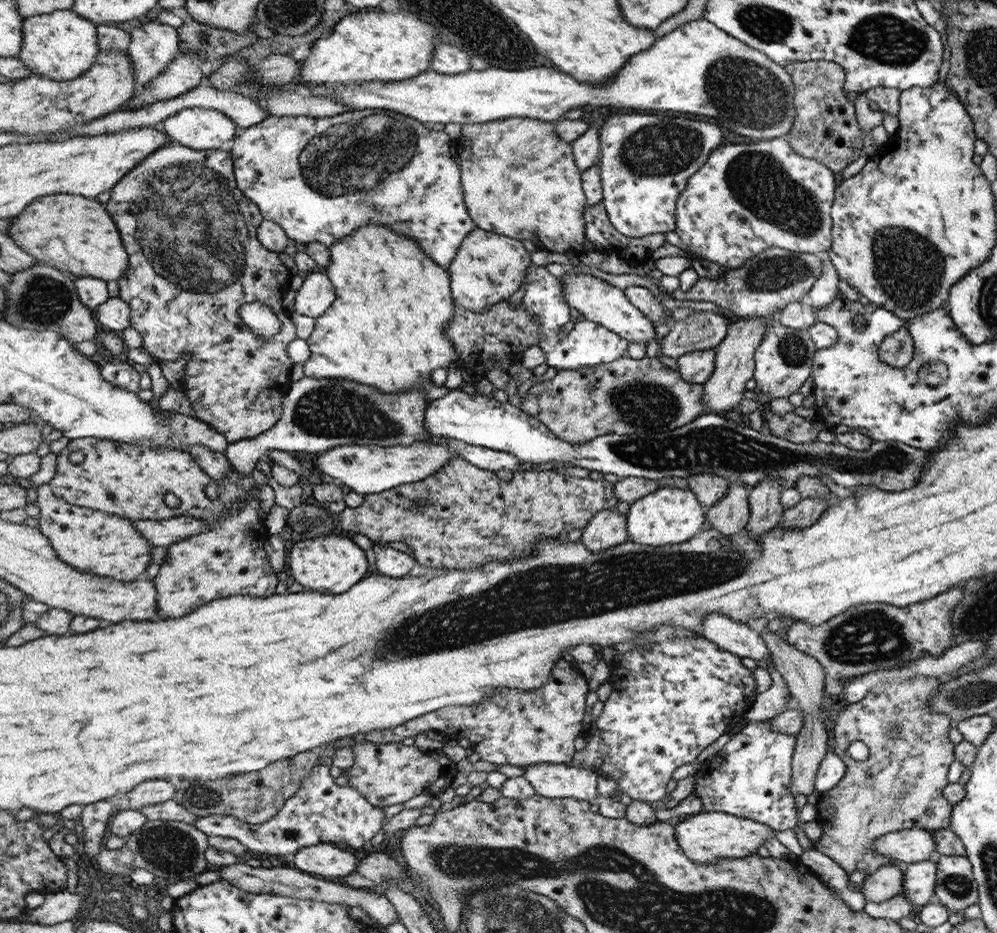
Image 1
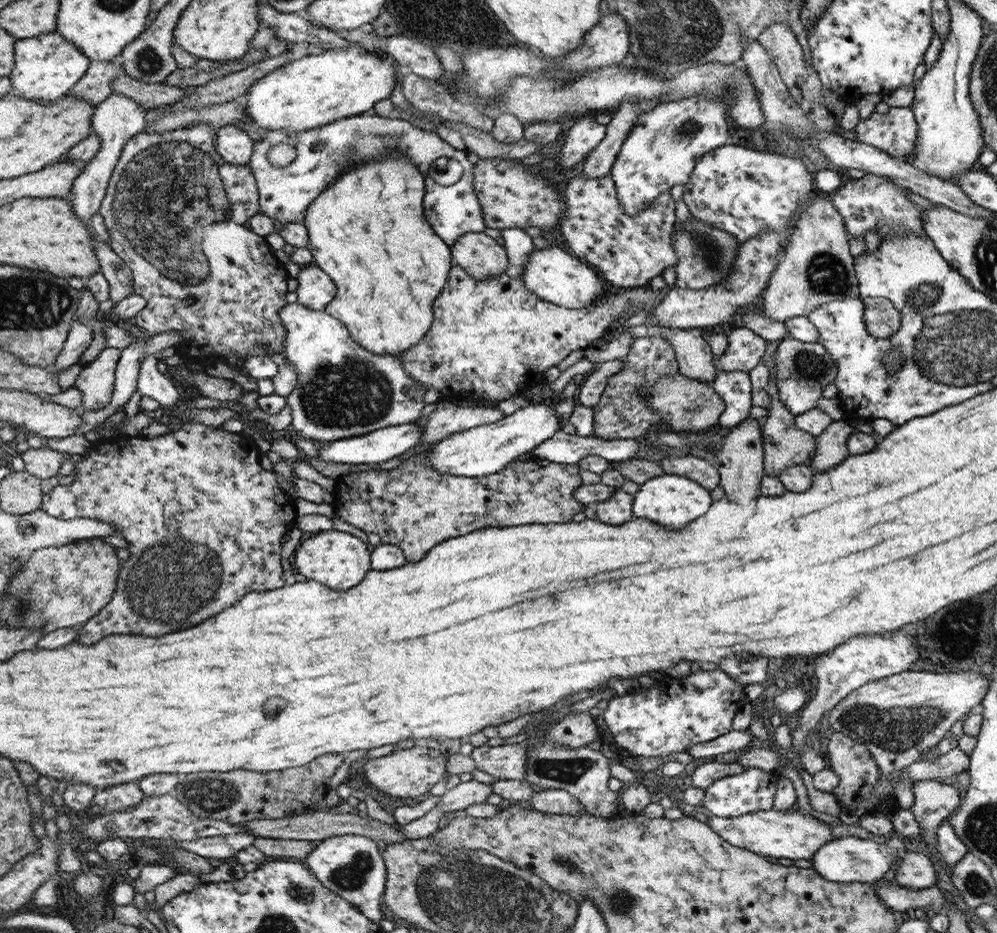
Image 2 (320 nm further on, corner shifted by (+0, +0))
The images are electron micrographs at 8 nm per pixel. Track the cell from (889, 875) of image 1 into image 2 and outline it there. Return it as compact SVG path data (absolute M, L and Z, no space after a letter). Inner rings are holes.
M906 851L899 860L894 882L909 888L926 889L935 885L936 870L932 860L918 851Z

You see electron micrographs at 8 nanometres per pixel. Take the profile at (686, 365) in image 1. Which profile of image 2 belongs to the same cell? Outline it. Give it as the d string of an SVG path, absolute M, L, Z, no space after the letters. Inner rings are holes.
M734 329L728 336L729 345L725 353L717 358L713 356L717 372L752 371L762 362L767 342L750 329Z

